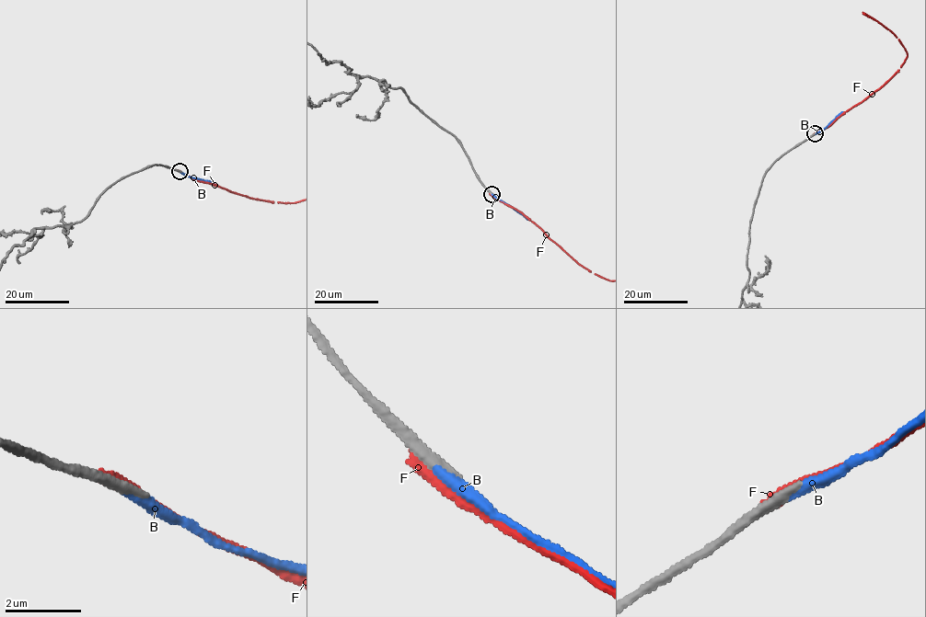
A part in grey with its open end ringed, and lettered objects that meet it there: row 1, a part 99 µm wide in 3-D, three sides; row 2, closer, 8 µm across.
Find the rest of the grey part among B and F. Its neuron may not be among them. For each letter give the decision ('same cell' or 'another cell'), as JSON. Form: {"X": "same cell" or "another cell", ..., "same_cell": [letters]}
{"B": "same cell", "F": "another cell", "same_cell": ["B"]}

